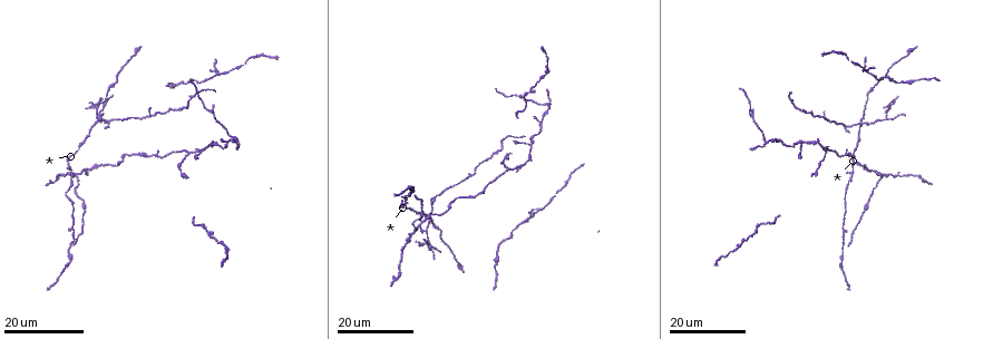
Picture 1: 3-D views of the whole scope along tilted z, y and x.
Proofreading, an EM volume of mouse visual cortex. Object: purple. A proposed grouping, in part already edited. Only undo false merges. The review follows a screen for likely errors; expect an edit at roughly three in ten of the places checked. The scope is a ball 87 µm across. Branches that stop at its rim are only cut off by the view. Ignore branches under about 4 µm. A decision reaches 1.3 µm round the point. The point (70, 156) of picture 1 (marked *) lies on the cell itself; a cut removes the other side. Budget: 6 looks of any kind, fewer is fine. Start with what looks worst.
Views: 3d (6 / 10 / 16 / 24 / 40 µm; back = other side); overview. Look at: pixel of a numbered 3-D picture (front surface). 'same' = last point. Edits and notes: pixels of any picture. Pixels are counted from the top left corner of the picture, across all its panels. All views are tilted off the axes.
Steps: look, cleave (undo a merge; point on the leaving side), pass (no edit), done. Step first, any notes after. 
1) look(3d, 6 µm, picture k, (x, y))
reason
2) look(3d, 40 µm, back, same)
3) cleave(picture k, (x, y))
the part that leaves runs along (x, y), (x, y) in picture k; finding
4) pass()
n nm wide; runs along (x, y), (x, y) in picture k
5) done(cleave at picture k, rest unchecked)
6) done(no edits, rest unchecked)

look(3d, 16 µm, picture 1, (188, 153))
three arms meet

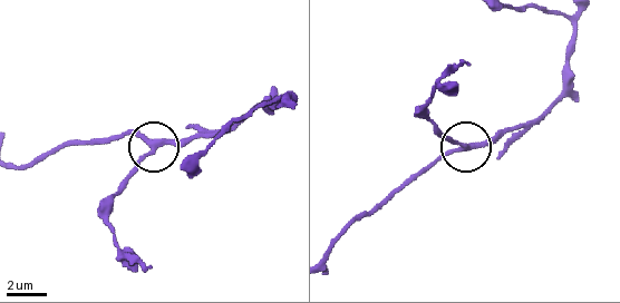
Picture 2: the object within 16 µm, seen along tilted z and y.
look(3d, 10 µm, picture 2, (464, 144))

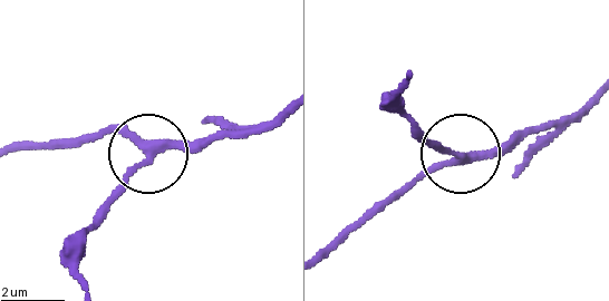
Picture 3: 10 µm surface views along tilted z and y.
look(3d, 10 µm, back, picture 3, (148, 159))
other side

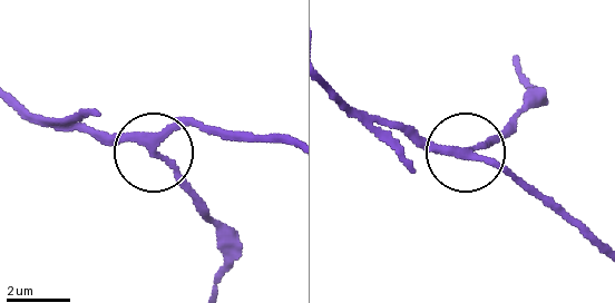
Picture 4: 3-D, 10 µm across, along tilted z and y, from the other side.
pass()
220 nm wide; runs along (285, 140), (191, 127), (148, 148), (100, 139), (61, 117) in picture 4; continuous, no second cell

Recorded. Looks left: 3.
look(3d, 24 µm, picture 1, (530, 145))
three arms meet

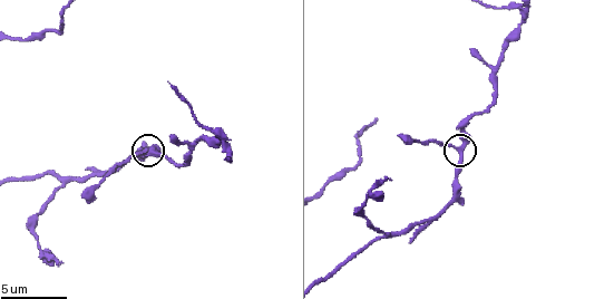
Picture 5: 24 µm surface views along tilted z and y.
look(3d, 10 µm, picture 5, (458, 148))

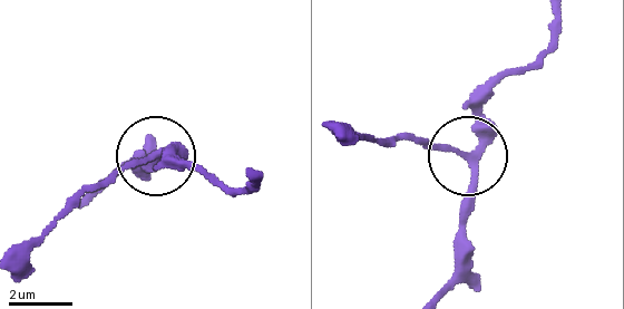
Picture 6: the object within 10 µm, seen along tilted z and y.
look(3d, 10 µm, back, picture 6, (153, 154))

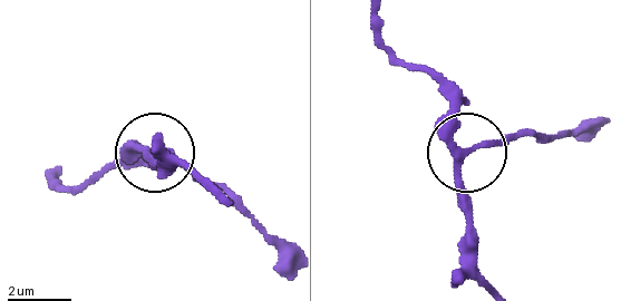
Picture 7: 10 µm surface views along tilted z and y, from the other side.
pass()
3 arms; all the same cell

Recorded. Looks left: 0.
done(no edits, rest unchecked)

